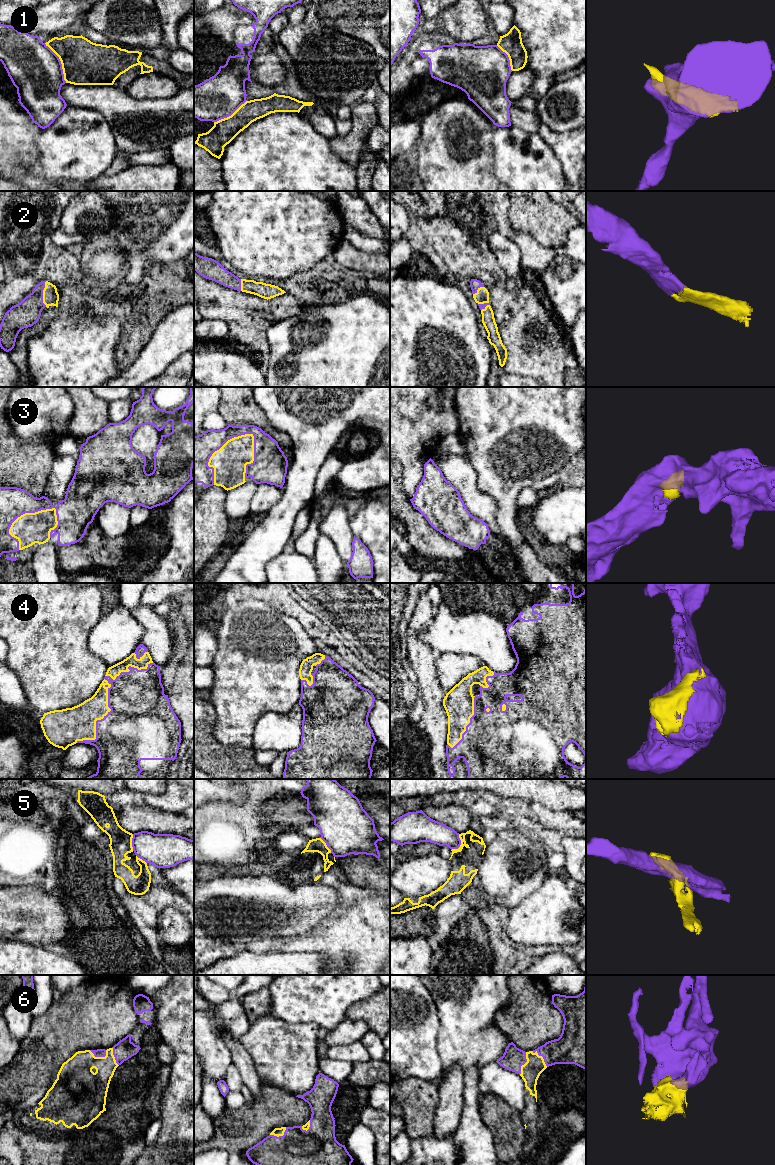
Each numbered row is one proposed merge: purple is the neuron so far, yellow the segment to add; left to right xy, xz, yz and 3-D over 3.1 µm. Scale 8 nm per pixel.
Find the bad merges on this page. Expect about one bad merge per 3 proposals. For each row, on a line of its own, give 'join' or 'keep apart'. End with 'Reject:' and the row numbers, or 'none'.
1: keep apart
2: join
3: join
4: join
5: keep apart
6: join
Reject: 1, 5

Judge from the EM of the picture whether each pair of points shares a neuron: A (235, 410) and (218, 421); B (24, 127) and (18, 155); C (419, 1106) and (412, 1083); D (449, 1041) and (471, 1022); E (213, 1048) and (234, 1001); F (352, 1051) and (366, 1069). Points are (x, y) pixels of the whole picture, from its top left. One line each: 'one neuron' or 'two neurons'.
A: two neurons
B: one neuron
C: one neuron
D: one neuron
E: one neuron
F: two neurons

